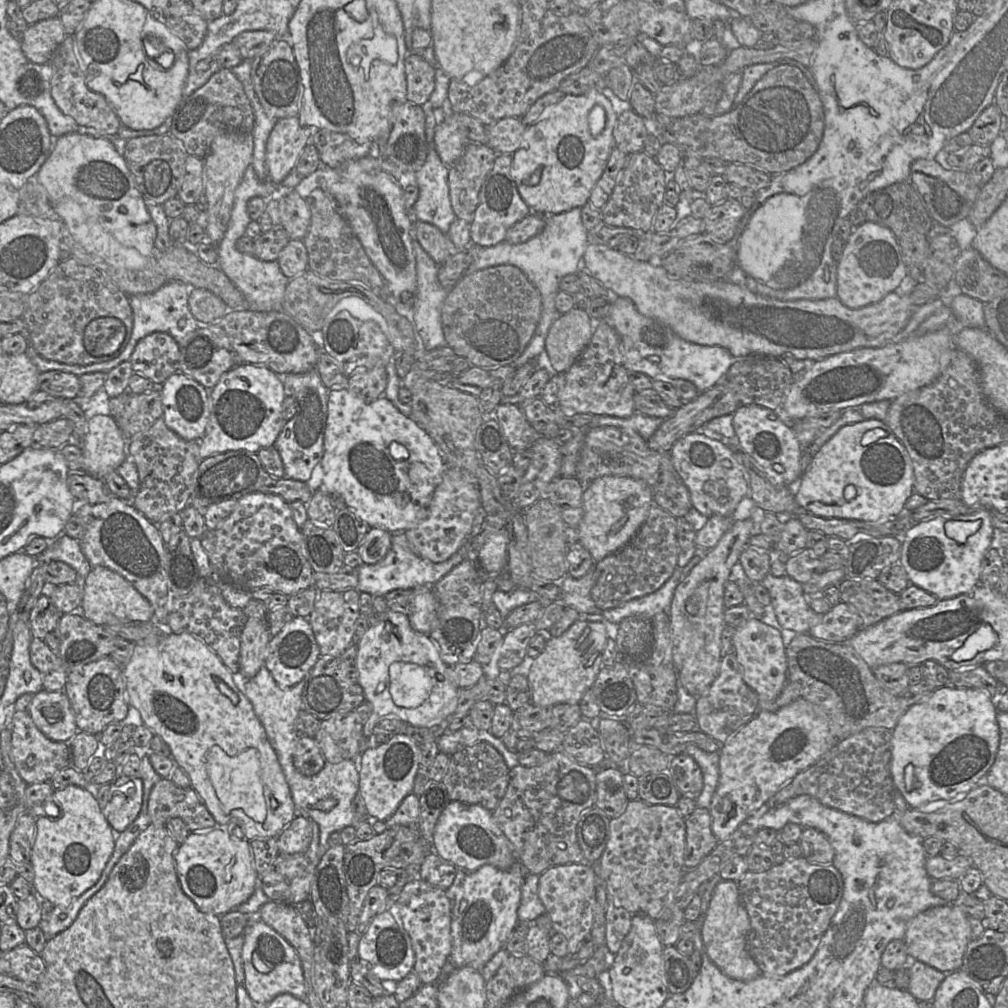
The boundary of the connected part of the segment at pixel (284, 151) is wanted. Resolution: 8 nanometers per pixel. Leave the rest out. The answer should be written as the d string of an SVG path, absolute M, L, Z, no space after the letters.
M299 117L279 119L266 144L267 180L280 185L295 169L299 157L314 129L303 127Z

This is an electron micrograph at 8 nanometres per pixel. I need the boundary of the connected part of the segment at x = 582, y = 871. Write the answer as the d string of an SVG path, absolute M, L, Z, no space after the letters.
M586 862L553 866L539 877L538 896L551 920L554 933L563 934L568 941L568 956L575 957L582 940L591 934L596 906L595 873Z

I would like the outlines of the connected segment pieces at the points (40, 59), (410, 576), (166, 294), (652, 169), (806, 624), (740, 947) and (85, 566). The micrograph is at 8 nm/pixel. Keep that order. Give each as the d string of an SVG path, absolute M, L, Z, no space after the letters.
M59 16L28 25L22 39L22 51L36 64L48 63L64 41L66 33Z
M403 532L392 534L391 548L385 557L375 564L362 564L359 566L357 590L365 592L373 597L385 596L388 592L396 589L413 590L417 586L434 586L451 570L466 559L468 544L471 544L470 533L463 540L459 550L448 560L434 563L415 554Z
M173 280L152 293L131 295L129 300L133 313L132 334L125 349L116 358L120 358L120 362L129 361L137 343L145 336L154 332L169 334L178 345L184 343L188 336L200 326L189 308L190 291L191 288L184 282Z
M643 150L629 155L609 200L601 210L602 224L642 232L653 231L654 218L665 202L665 188L668 176L658 164L656 158L647 155Z
M769 572L763 580L780 626L794 634L809 633L819 622L800 583L788 575L775 577Z
M722 880L714 890L706 919L702 926L702 939L710 960L728 977L749 981L758 977L760 969L748 951L750 920L741 900L738 882Z
M60 535L50 542L47 549L36 558L37 564L48 564L51 561L66 563L76 571L83 586L85 578L92 569L81 550L80 541L66 535Z

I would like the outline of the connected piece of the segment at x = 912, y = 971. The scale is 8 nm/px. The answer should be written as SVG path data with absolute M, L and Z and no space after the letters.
M923 962L909 963L909 984L907 990L918 1001L933 1000L937 988L947 973Z

